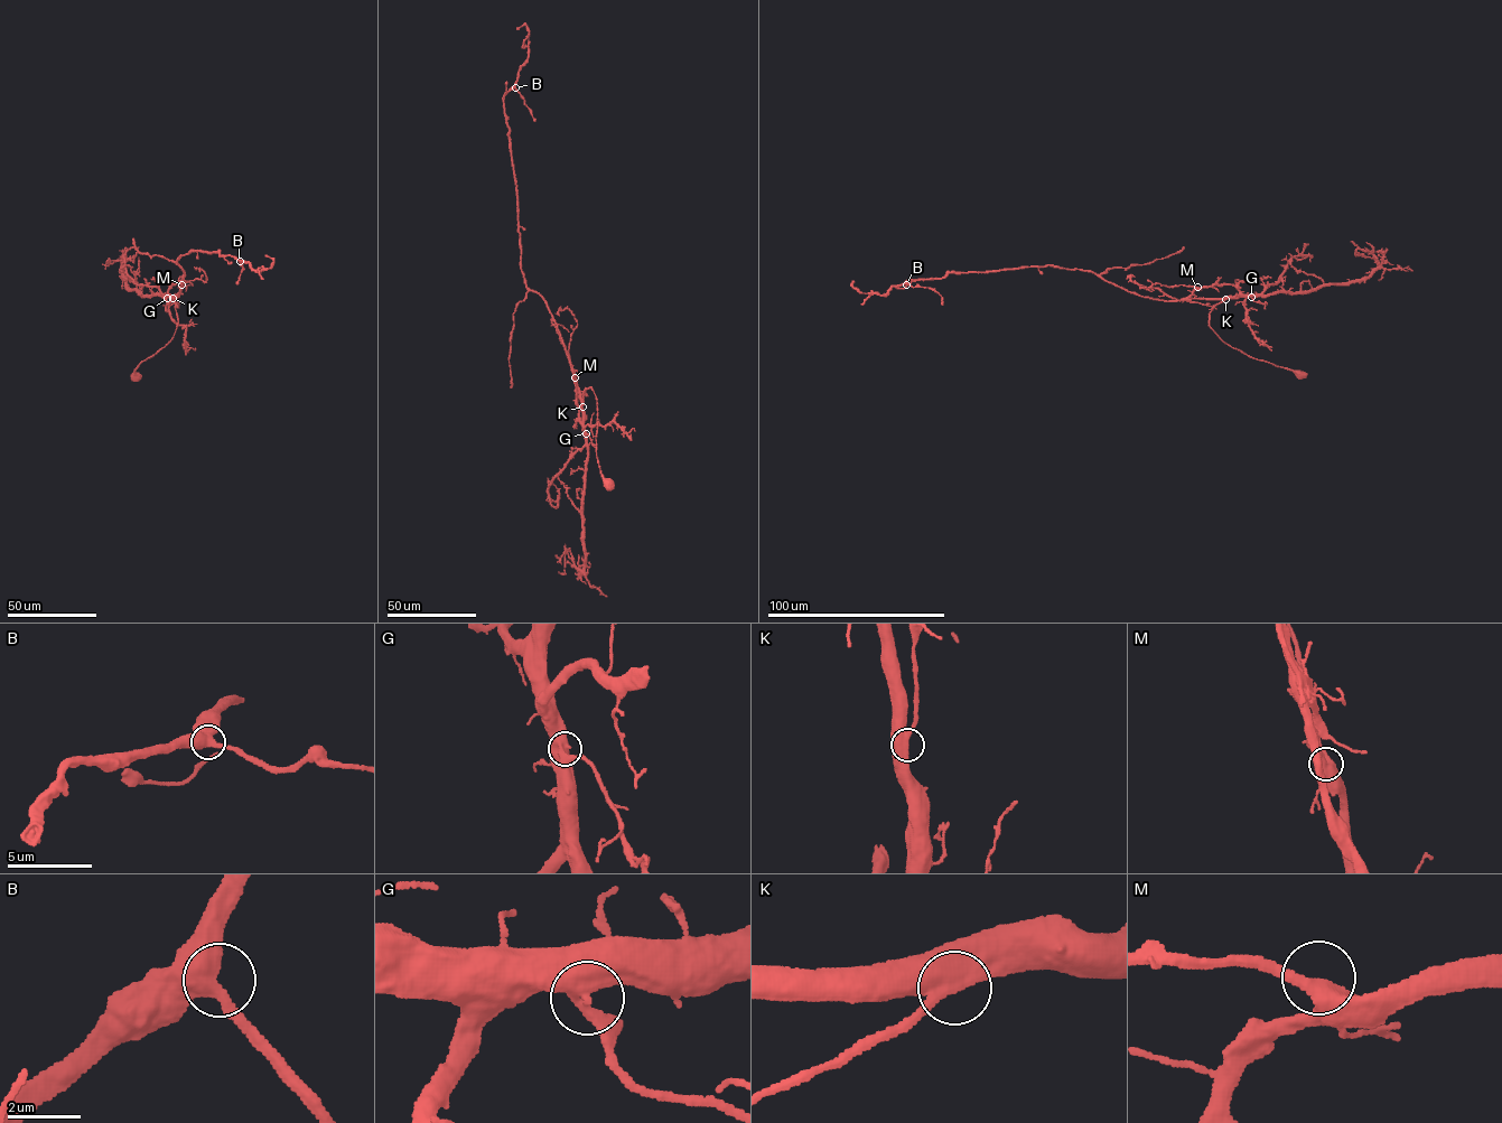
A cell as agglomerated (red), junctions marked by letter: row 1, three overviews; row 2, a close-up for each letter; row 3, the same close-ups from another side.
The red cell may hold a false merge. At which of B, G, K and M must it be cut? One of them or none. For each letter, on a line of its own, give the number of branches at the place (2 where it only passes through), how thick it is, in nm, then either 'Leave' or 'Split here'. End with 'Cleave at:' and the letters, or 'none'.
B: Branches: 2. Thickness 550 nm. Leave
G: Branches: 2. Thickness 500 nm. Leave
K: Branches: 2. Thickness 500 nm. Leave
M: Branches: 2. Thickness 440 nm. Leave
Cleave at: none

